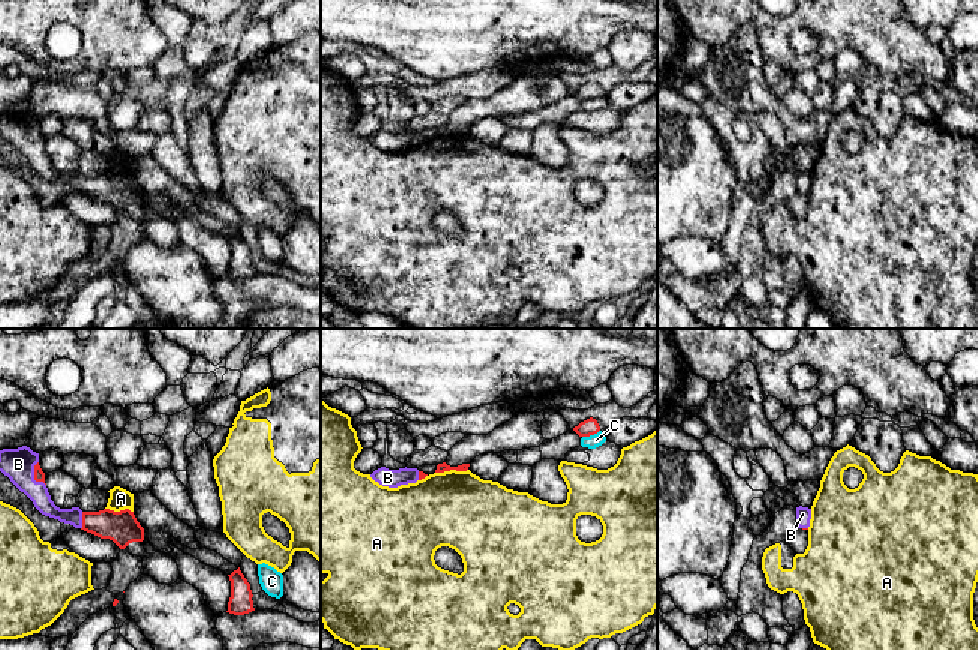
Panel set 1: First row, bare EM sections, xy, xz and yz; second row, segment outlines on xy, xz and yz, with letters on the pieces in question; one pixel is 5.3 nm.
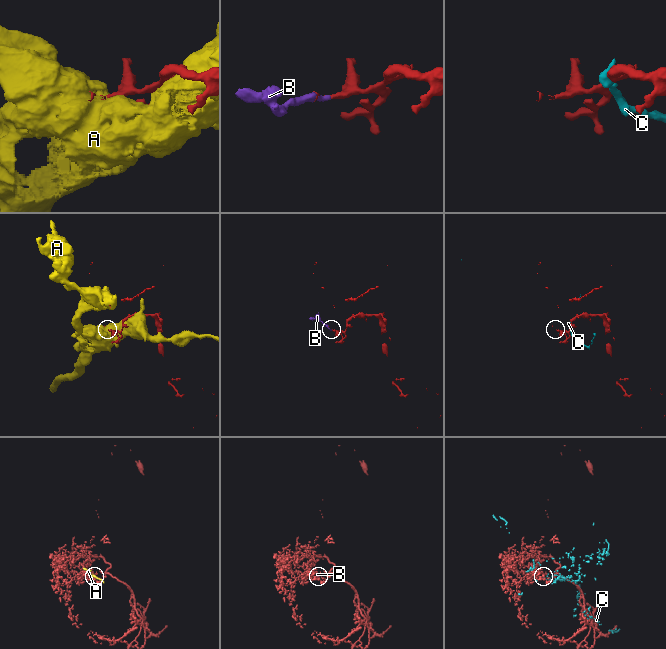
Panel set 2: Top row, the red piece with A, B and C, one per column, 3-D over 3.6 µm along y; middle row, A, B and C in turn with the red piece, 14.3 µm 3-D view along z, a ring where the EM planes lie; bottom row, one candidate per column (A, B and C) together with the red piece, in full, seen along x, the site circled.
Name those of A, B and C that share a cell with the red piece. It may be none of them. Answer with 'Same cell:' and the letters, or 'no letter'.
Same cell: B

